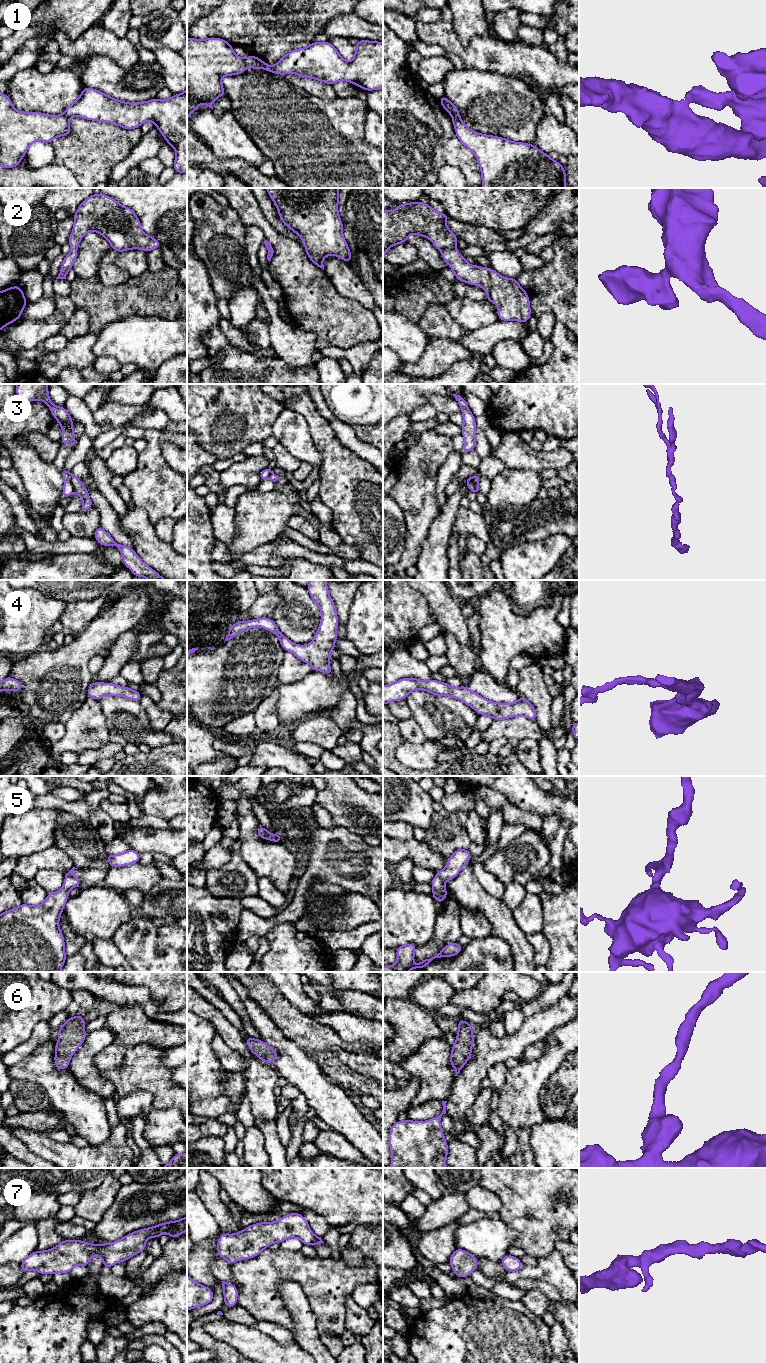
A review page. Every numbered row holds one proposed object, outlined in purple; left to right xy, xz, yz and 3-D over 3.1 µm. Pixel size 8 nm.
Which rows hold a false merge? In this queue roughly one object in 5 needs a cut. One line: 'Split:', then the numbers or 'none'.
Split: 1, 3

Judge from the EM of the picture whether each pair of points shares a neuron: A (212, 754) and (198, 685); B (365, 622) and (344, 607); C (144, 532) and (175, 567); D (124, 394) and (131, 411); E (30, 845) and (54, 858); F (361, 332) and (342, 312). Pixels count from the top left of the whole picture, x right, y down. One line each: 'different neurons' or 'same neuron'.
A: different neurons
B: different neurons
C: same neuron
D: different neurons
E: different neurons
F: same neuron

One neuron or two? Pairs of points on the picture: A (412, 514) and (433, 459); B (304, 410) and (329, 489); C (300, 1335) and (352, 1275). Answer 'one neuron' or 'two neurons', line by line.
A: one neuron
B: one neuron
C: two neurons

